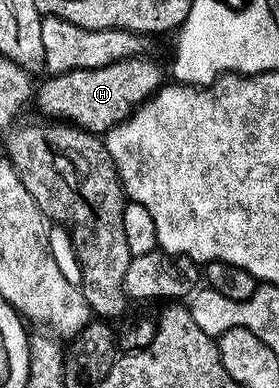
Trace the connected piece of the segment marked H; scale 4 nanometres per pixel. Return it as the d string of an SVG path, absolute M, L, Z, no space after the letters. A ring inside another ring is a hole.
M137 56L118 60L114 64L106 64L102 68L90 68L89 70L71 70L55 76L45 77L45 82L35 87L34 106L41 110L43 117L57 122L67 122L70 126L77 126L97 136L103 136L109 130L113 130L120 122L124 122L136 110L160 89L165 81L160 66L149 56Z

